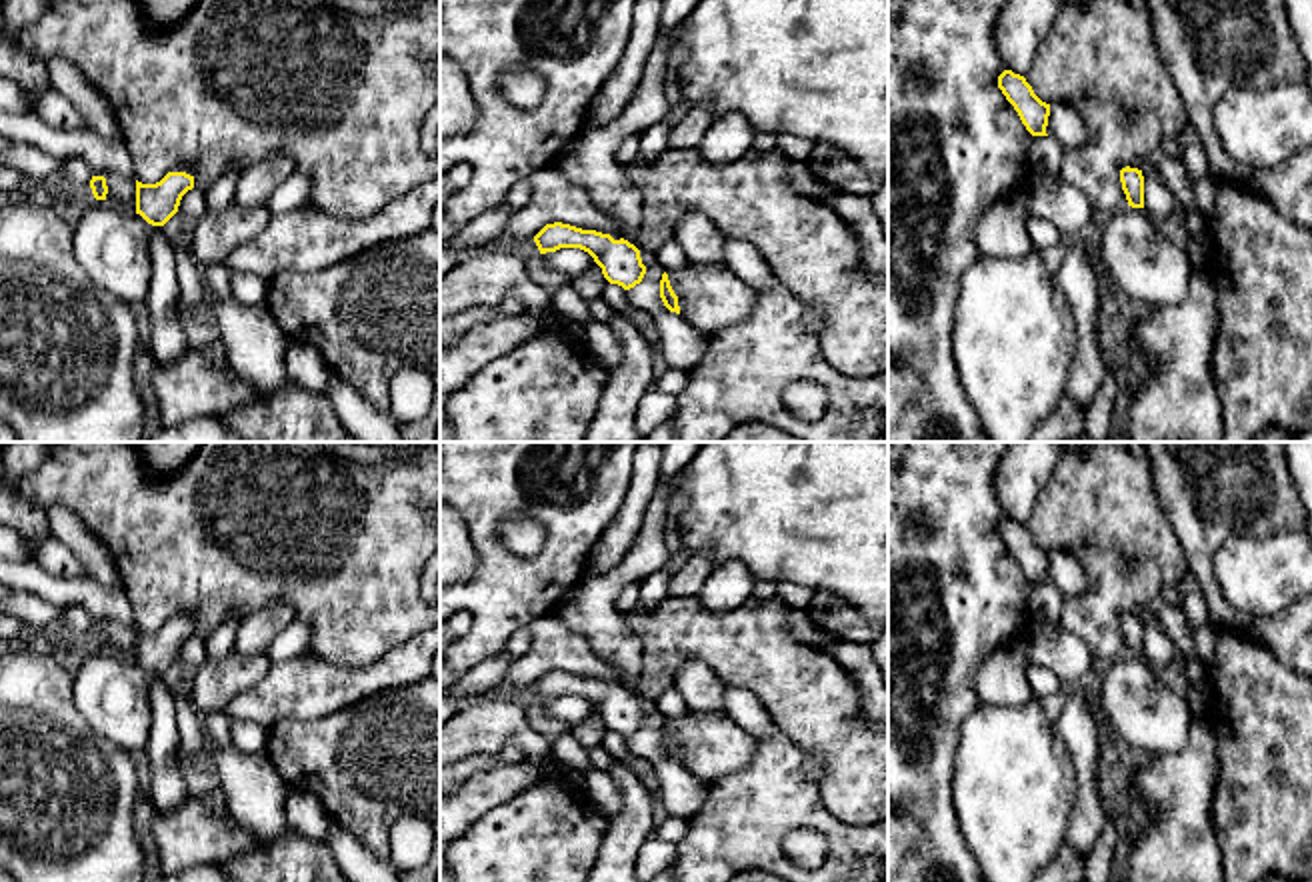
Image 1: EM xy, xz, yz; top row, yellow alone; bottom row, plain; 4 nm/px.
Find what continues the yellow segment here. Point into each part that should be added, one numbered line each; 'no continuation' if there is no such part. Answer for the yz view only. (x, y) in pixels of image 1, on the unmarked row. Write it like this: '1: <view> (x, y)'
1: yz (1136, 704)

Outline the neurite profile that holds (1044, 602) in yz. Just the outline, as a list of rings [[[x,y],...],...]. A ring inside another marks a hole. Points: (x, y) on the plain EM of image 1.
[[[1034,584],[1028,596],[1028,610],[1034,622],[1058,624],[1064,594],[1052,584]]]

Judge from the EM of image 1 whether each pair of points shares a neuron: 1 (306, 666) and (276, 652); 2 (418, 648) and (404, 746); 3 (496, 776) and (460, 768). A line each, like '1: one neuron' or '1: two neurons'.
1: two neurons
2: two neurons
3: two neurons

